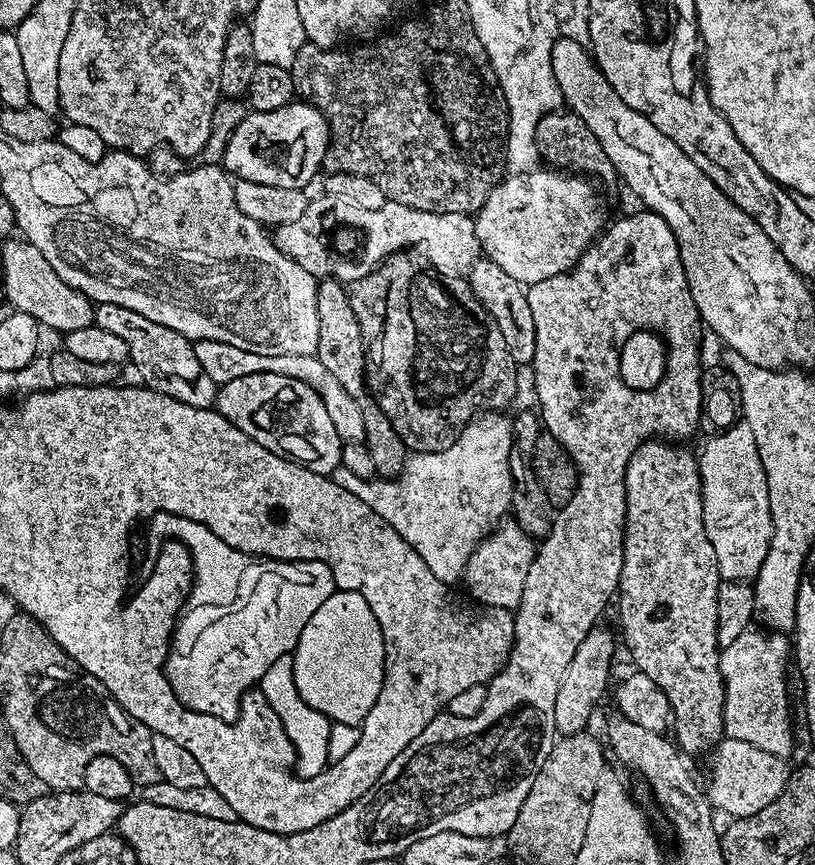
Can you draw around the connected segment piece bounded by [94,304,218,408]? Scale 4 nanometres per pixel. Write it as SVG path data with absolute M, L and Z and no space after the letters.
M96 304L95 309L94 324L102 330L118 335L126 342L128 360L136 367L137 374L144 379L141 381L147 387L166 394L178 402L186 402L186 406L211 408L215 405L218 385L197 364L193 341L170 330L170 326L150 322L150 318L142 318L142 314L134 310L126 310L126 306Z

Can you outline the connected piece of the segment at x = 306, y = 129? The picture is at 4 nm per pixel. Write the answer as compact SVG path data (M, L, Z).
M293 102L282 106L282 110L249 111L248 117L236 127L234 134L230 134L222 164L236 180L249 180L266 183L269 186L294 187L304 190L308 188L307 184L316 175L317 177L321 175L324 160L328 157L329 143L328 119L321 114L320 109L311 102L305 102L305 104Z

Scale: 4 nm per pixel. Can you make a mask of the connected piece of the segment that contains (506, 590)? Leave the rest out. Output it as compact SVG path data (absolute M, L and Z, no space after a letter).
M515 522L501 523L480 541L480 545L466 562L462 584L468 587L467 595L477 605L485 608L519 608L522 590L526 586L526 574L530 574L537 547L537 541L528 536L526 530L522 530Z

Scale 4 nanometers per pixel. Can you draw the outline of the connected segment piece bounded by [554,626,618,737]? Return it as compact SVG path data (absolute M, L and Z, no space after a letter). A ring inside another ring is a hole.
M597 626L586 634L582 646L574 650L574 658L570 658L570 666L566 666L566 678L562 678L562 686L558 686L558 702L554 702L554 726L561 737L578 734L589 727L588 723L608 688L616 644L618 648L617 637L615 640L603 626Z

